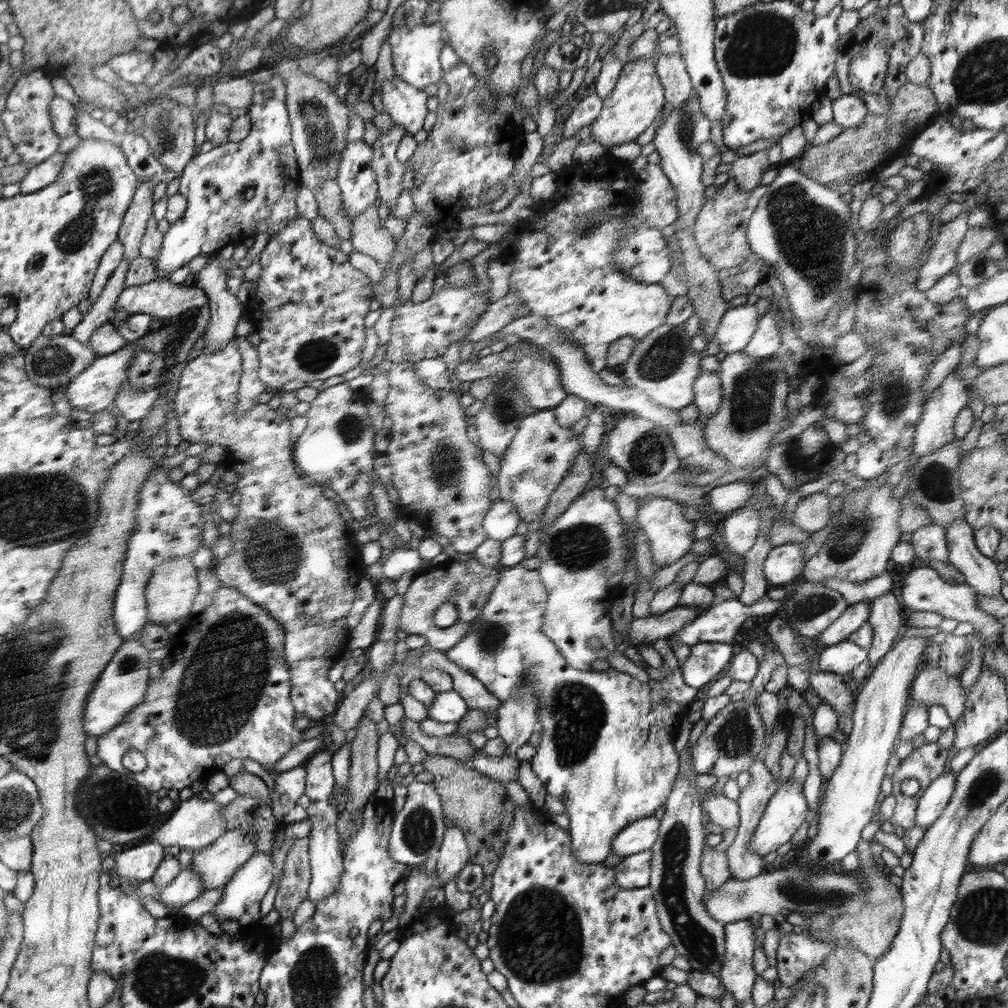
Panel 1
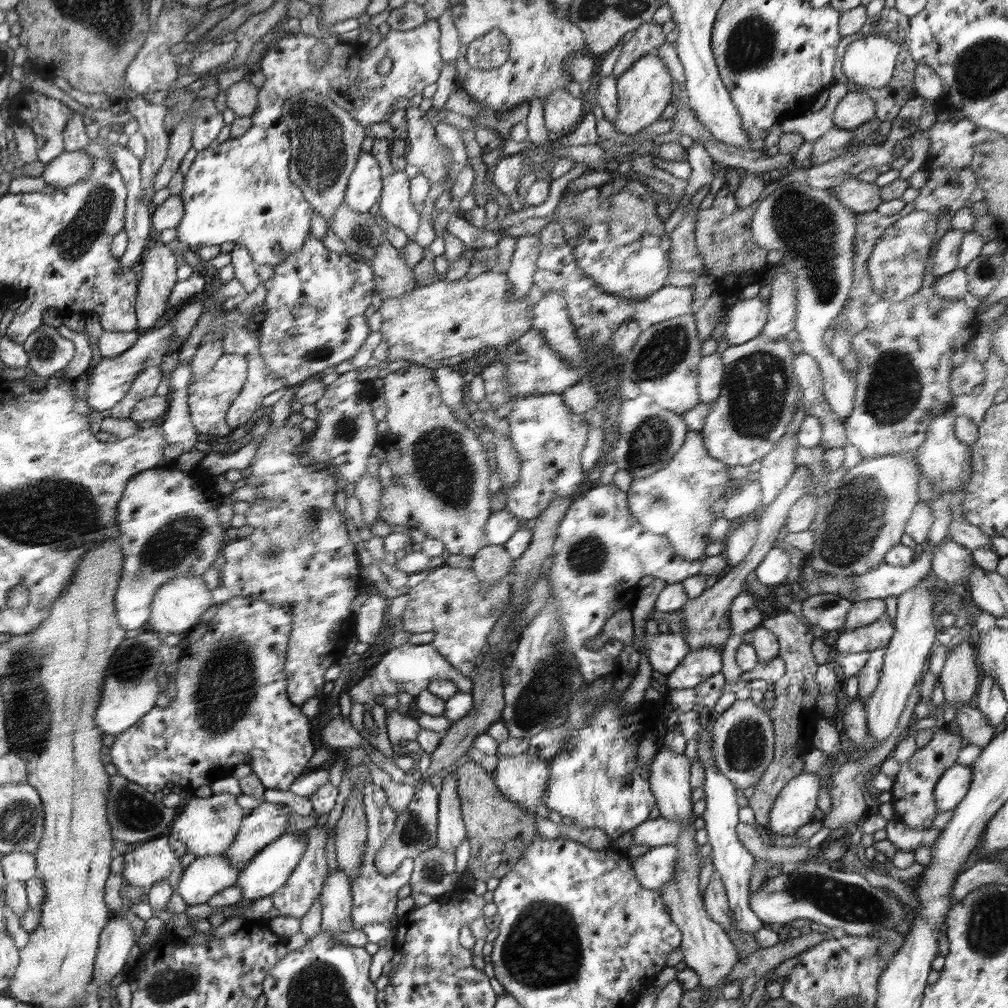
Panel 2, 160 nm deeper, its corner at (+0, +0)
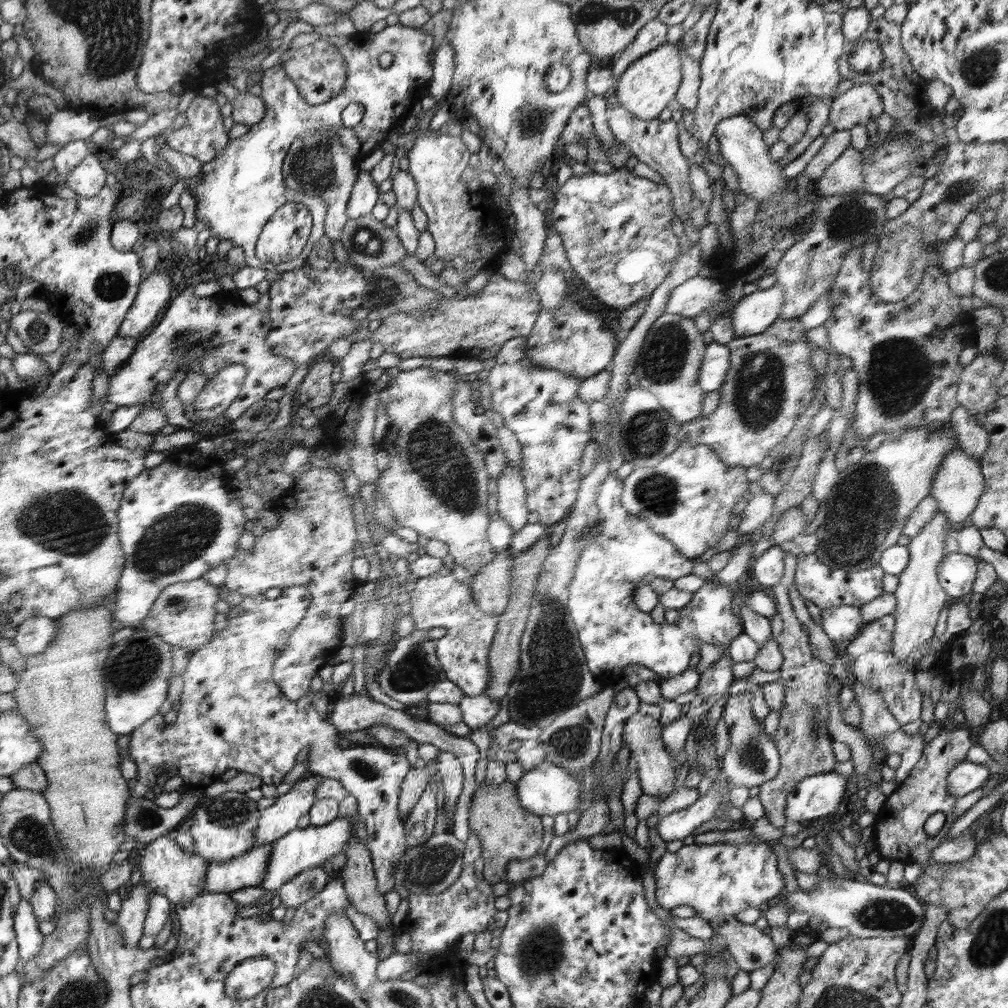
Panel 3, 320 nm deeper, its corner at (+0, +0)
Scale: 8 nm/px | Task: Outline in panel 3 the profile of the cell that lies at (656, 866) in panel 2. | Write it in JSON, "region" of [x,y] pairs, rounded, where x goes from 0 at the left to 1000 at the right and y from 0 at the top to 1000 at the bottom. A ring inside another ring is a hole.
{"region":[[[758,833],[737,837],[682,834],[671,845],[660,845],[653,853],[649,870],[650,888],[657,901],[665,904],[672,899],[687,899],[691,909],[702,916],[713,909],[730,909],[744,899],[767,898],[779,885],[770,847]]]}

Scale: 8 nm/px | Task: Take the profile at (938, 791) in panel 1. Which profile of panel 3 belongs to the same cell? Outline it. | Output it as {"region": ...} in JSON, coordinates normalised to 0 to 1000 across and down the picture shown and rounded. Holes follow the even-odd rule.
{"region":[[[958,754],[941,766],[940,784],[950,792],[976,780],[982,771],[982,764],[977,758]]]}

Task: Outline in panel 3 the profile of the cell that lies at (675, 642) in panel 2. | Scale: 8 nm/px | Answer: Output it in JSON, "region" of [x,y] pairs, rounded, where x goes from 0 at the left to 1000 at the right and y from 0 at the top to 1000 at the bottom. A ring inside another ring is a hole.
{"region":[[[606,470],[595,483],[592,494],[593,508],[595,508],[593,531],[574,552],[563,596],[563,604],[570,619],[582,660],[600,683],[607,683],[615,676],[618,673],[618,664],[624,663],[625,660],[639,661],[654,669],[657,674],[673,671],[684,663],[685,653],[693,649],[694,641],[690,635],[696,635],[700,639],[723,640],[737,623],[733,611],[726,605],[726,586],[716,581],[710,575],[709,569],[696,580],[696,583],[688,588],[685,598],[674,605],[675,610],[671,617],[666,618],[661,615],[657,618],[649,617],[645,608],[637,607],[631,601],[628,590],[640,571],[649,569],[651,573],[671,576],[686,568],[688,557],[675,550],[667,538],[647,527],[639,516],[623,510],[616,500],[618,486],[618,478]]]}

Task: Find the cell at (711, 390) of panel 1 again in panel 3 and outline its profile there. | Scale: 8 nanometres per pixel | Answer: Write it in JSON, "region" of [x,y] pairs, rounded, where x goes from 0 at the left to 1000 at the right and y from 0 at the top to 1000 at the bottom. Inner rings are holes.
{"region":[[[708,338],[701,341],[692,370],[693,382],[697,388],[699,390],[712,388],[718,381],[724,364],[724,350],[721,342]]]}

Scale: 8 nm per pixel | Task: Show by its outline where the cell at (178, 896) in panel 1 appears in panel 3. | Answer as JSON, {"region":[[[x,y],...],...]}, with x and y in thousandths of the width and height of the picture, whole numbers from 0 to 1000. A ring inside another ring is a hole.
{"region":[[[271,836],[251,840],[224,855],[207,855],[202,885],[228,886],[239,881],[258,880],[265,869]]]}

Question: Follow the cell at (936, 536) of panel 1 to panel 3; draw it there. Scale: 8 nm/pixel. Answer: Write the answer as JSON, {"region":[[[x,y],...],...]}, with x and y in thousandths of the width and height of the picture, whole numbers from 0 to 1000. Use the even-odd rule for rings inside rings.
{"region":[[[939,548],[935,553],[931,574],[943,596],[958,594],[964,588],[968,573],[968,553],[951,548]]]}

